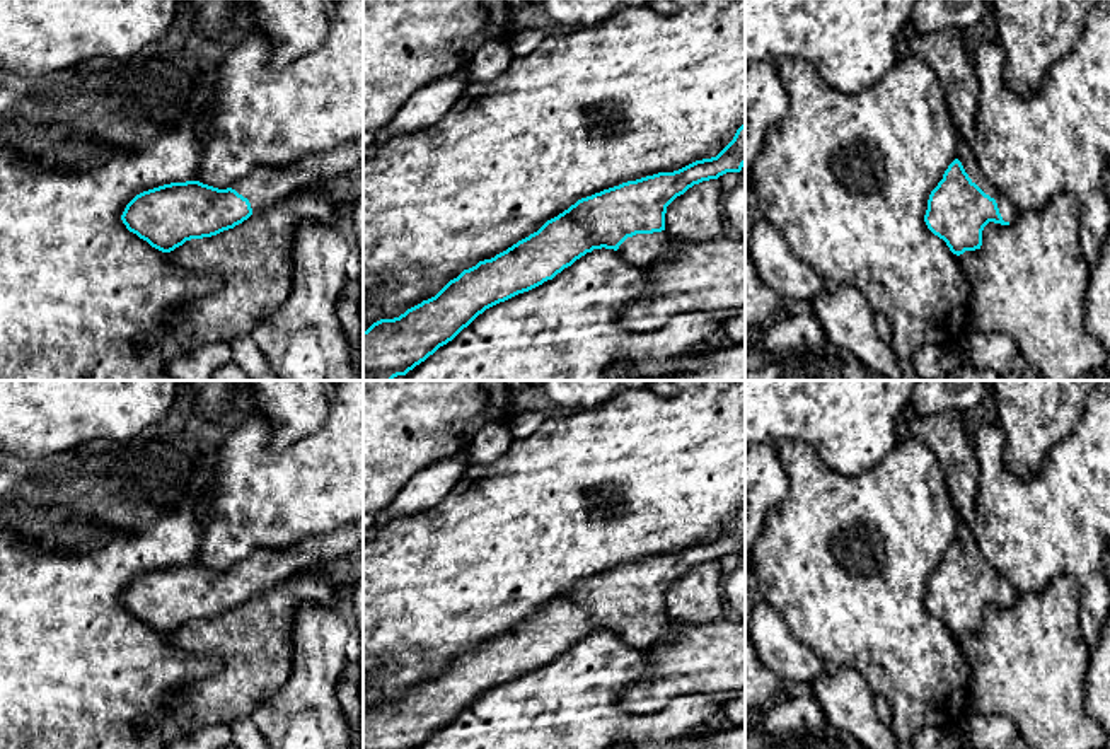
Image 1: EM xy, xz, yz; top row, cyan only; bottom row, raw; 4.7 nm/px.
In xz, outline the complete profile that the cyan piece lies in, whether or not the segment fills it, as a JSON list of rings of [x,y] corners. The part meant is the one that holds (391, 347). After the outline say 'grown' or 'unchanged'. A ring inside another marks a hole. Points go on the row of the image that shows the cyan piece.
[[[745,123],[716,157],[696,160],[674,172],[627,181],[578,200],[547,220],[537,232],[494,258],[464,270],[435,297],[408,309],[399,317],[380,319],[363,331],[363,380],[392,380],[397,375],[406,375],[440,346],[452,341],[486,309],[552,280],[593,249],[614,249],[626,263],[646,268],[655,259],[667,256],[674,246],[674,237],[665,230],[667,206],[694,184],[718,179],[726,172],[740,172],[743,165]]]; grown

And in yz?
[[[960,143],[957,159],[931,191],[924,222],[957,256],[982,246],[989,222],[1009,225],[1016,208],[980,171],[968,143]]]; grown

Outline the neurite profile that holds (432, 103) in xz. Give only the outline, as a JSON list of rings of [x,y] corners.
[[[467,68],[423,87],[392,119],[389,135],[404,135],[436,125],[469,84]]]

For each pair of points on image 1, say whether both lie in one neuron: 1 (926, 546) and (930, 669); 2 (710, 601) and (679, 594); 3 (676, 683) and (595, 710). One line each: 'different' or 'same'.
1: same
2: same
3: different

